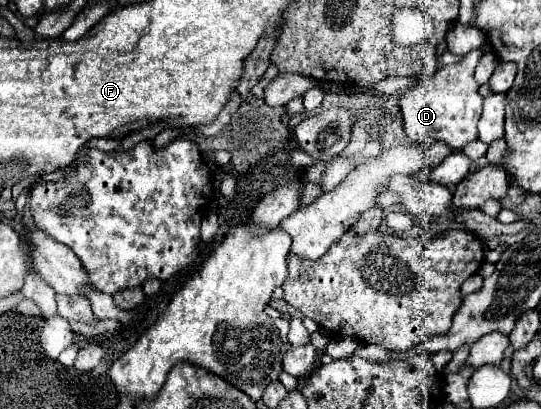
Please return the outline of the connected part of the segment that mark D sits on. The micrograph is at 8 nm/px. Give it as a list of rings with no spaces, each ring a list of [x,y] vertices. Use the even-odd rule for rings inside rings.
[[[482,49],[470,51],[456,65],[444,65],[432,77],[420,81],[400,97],[404,133],[412,143],[430,149],[436,141],[446,143],[452,151],[464,149],[466,143],[478,137],[478,119],[482,113],[482,97],[474,81],[474,67],[482,57]]]

